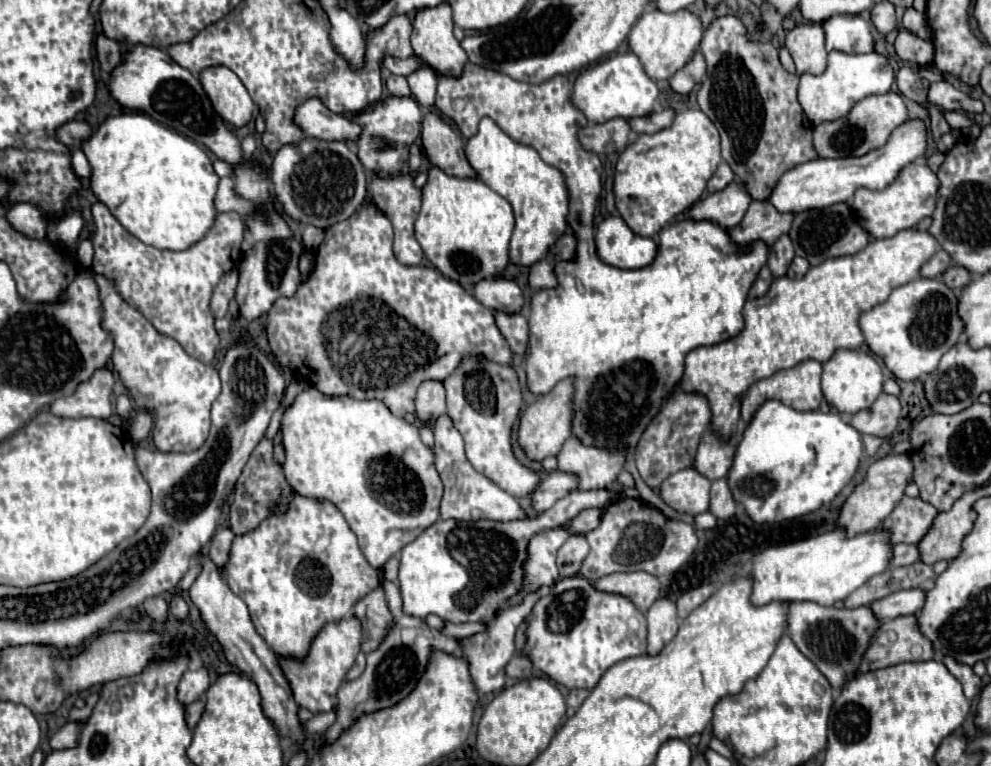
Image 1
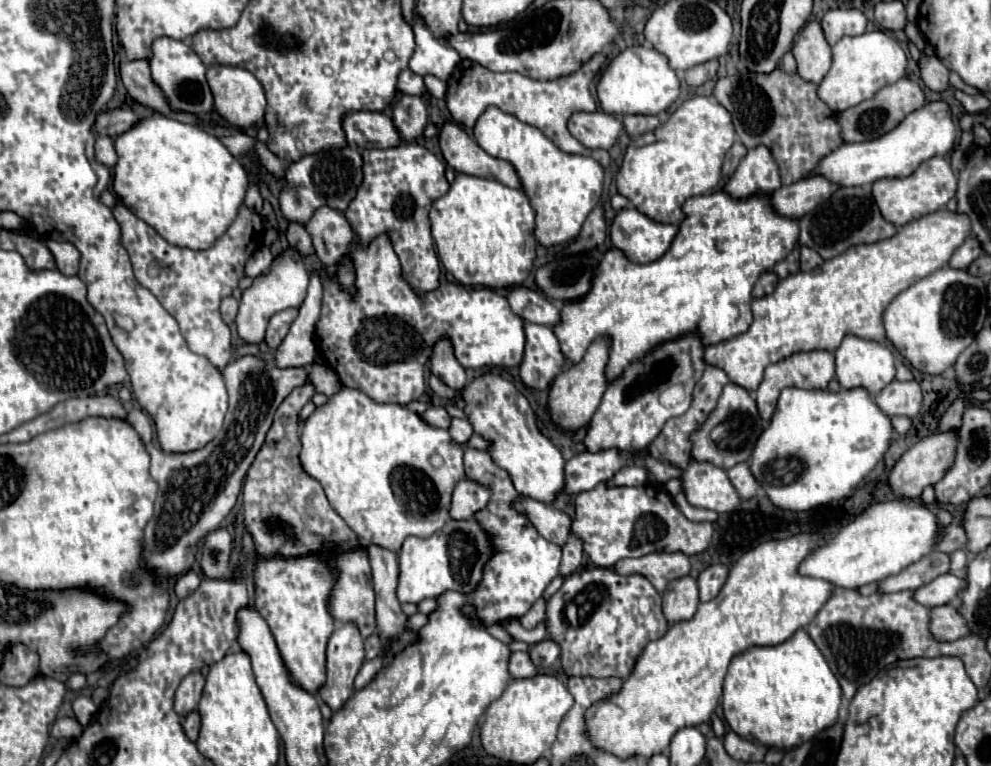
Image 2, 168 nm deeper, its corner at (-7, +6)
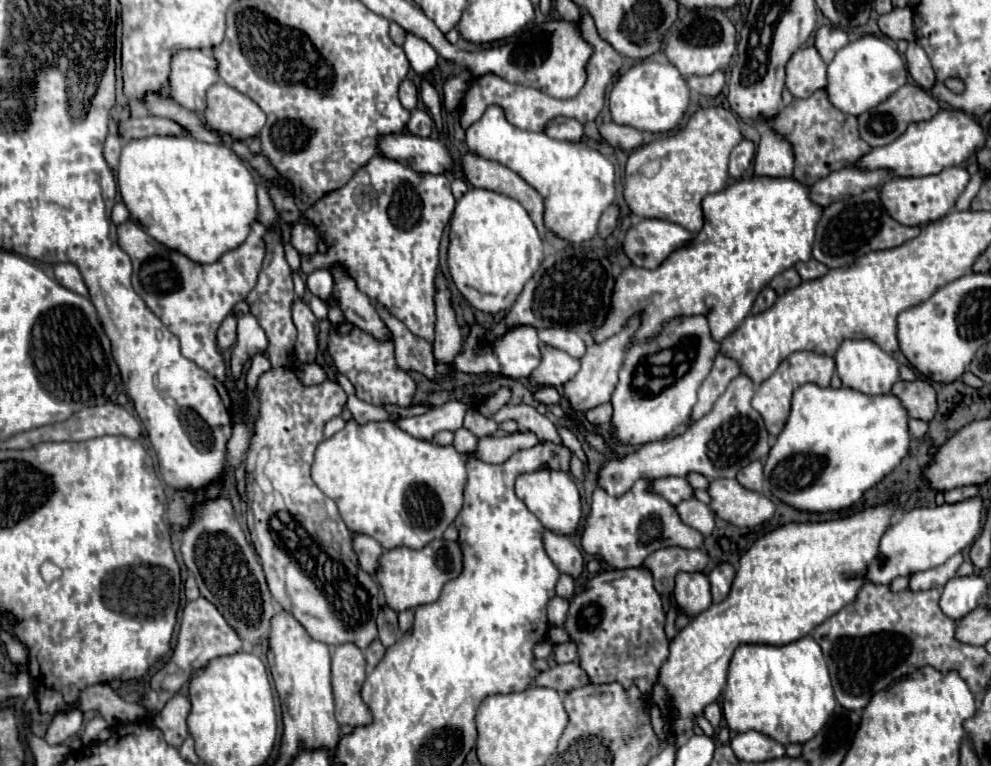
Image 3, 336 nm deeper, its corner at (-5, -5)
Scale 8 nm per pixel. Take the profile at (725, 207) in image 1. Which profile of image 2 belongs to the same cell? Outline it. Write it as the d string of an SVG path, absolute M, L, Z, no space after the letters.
M759 145L749 149L739 169L727 181L725 191L733 197L749 197L751 193L773 193L781 187L779 167L771 157L771 149Z

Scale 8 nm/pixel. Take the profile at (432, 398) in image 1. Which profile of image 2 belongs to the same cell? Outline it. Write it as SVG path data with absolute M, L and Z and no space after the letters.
M441 337L435 343L433 355L431 355L431 373L435 373L443 383L447 383L455 391L461 391L465 387L467 371L459 365L451 349L451 341L447 341L447 337Z

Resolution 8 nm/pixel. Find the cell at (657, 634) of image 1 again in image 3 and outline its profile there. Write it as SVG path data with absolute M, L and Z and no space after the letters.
M679 572L675 578L675 602L677 608L693 618L697 614L701 614L703 610L707 610L711 606L711 596L709 596L709 580L705 574L687 574L687 572Z

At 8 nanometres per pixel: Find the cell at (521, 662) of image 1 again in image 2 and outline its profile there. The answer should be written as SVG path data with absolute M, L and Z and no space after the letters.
M545 639L545 641L537 643L537 645L533 645L533 647L529 649L529 655L531 655L531 661L533 661L537 667L547 669L547 667L551 667L551 665L559 659L561 653L559 653L559 645L557 645L555 641Z

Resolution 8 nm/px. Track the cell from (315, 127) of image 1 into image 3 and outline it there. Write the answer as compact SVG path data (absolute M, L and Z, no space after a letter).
M385 134L379 136L379 154L383 158L401 162L417 172L441 174L451 166L445 144L437 138L421 138L413 134Z

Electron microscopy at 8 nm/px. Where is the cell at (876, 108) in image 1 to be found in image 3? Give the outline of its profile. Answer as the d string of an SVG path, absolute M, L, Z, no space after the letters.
M905 84L897 92L893 92L885 102L881 102L879 106L875 106L873 110L863 112L857 118L857 122L859 122L859 136L861 136L861 140L865 140L873 148L875 146L885 146L885 144L891 144L895 138L899 138L907 130L907 126L911 122L929 120L937 112L939 112L939 104L929 96L929 92L925 92L919 86Z

